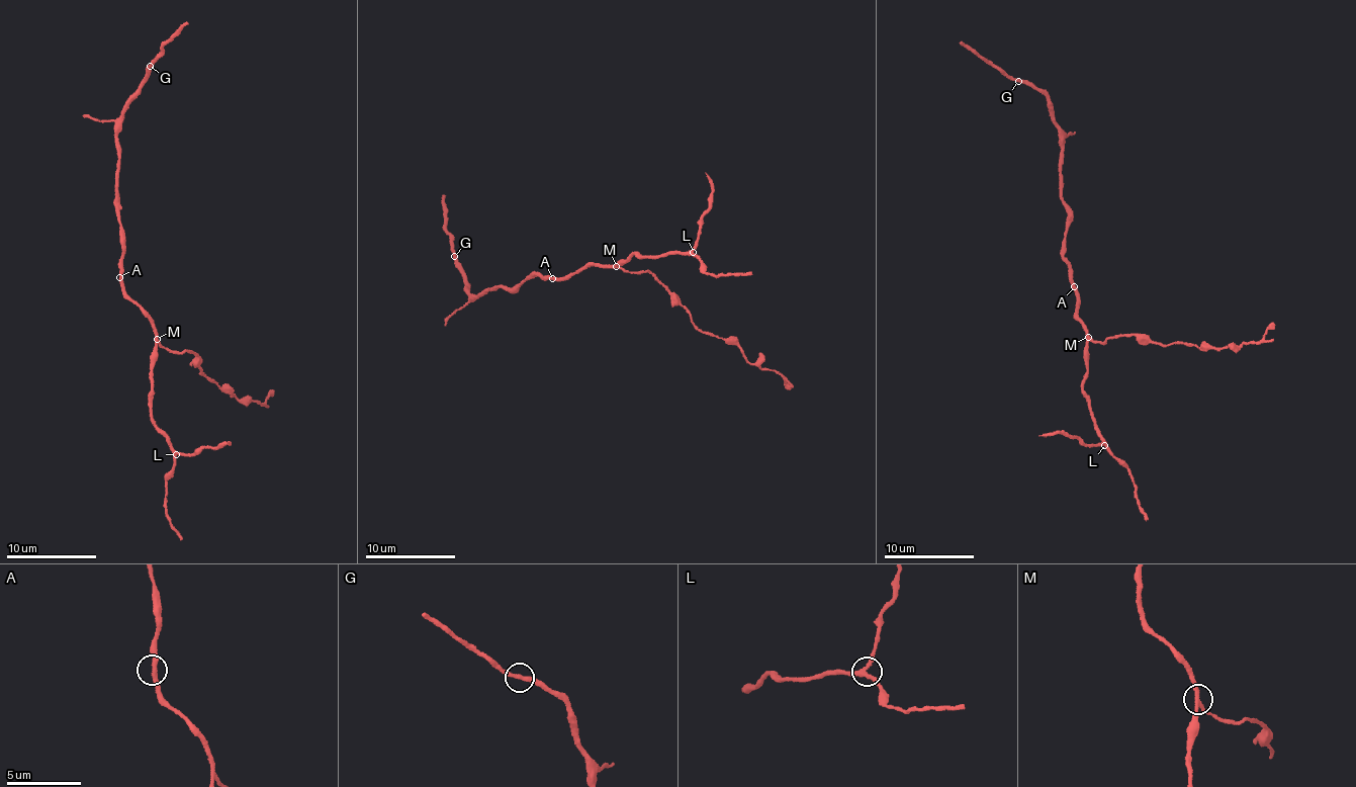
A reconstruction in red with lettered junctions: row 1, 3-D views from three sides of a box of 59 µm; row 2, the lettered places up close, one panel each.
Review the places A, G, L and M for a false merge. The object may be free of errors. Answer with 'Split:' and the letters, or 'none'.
Split: M

